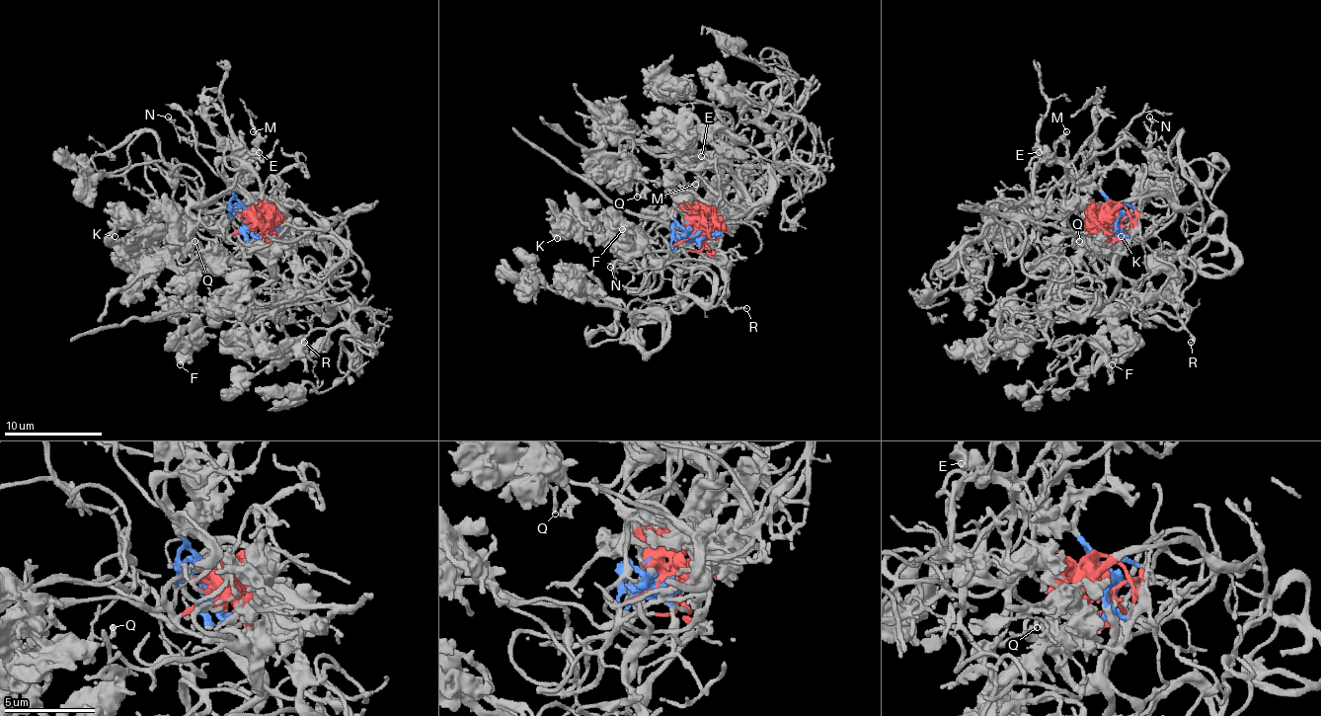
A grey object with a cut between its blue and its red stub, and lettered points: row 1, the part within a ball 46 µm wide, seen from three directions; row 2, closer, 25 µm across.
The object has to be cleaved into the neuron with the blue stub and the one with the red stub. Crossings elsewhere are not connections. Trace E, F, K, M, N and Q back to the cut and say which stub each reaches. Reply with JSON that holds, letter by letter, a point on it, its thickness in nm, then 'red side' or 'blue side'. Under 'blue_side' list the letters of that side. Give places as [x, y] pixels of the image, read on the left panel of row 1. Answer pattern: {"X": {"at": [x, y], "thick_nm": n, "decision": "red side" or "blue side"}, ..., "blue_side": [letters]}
{"E": {"at": [259, 152], "thick_nm": 220, "decision": "blue side"}, "F": {"at": [180, 364], "thick_nm": 400, "decision": "red side"}, "K": {"at": [115, 236], "thick_nm": 240, "decision": "red side"}, "M": {"at": [253, 131], "thick_nm": 170, "decision": "blue side"}, "N": {"at": [168, 117], "thick_nm": 140, "decision": "blue side"}, "Q": {"at": [194, 241], "thick_nm": 220, "decision": "red side"}, "blue_side": ["E", "M", "N"]}

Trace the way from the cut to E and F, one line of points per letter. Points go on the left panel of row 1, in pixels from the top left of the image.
E: (252, 214), (232, 188), (232, 183), (240, 175), (235, 160), (242, 153), (260, 153)
F: (252, 217), (265, 217), (276, 237), (270, 267), (210, 301), (200, 318), (200, 335), (181, 364)

